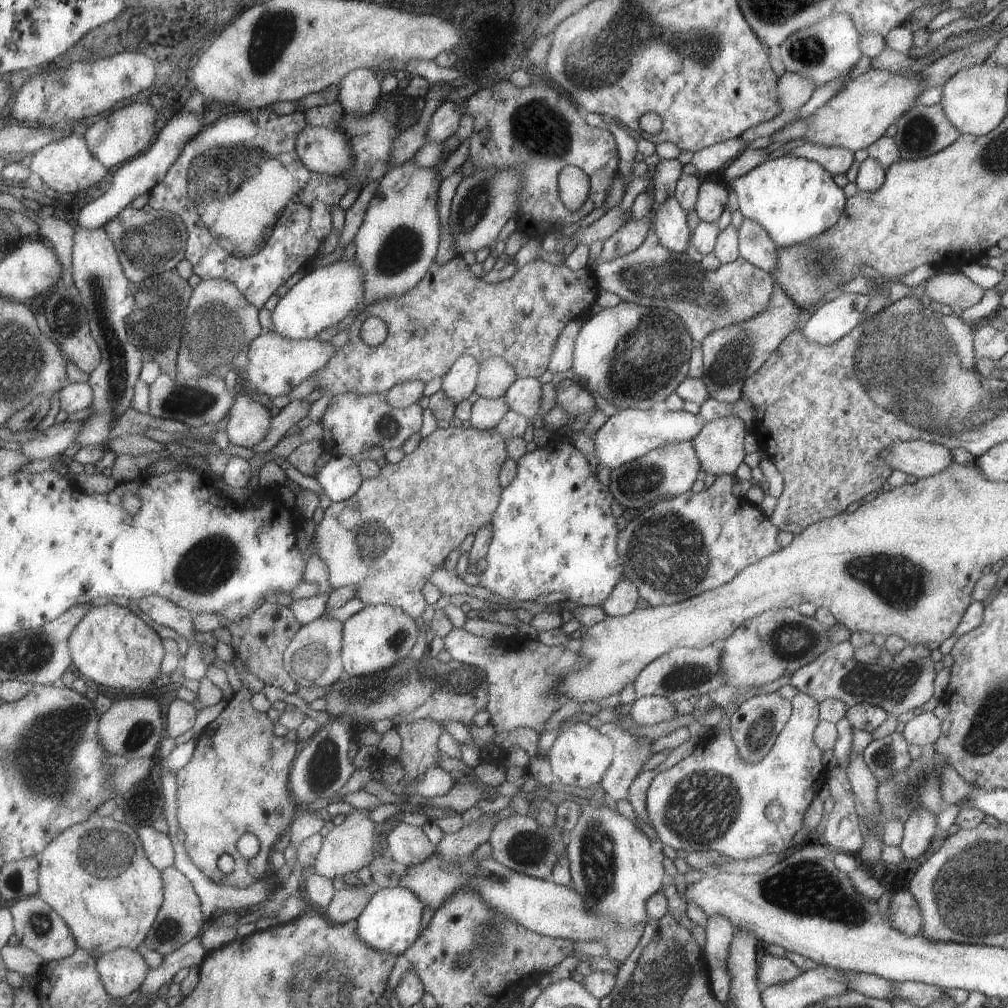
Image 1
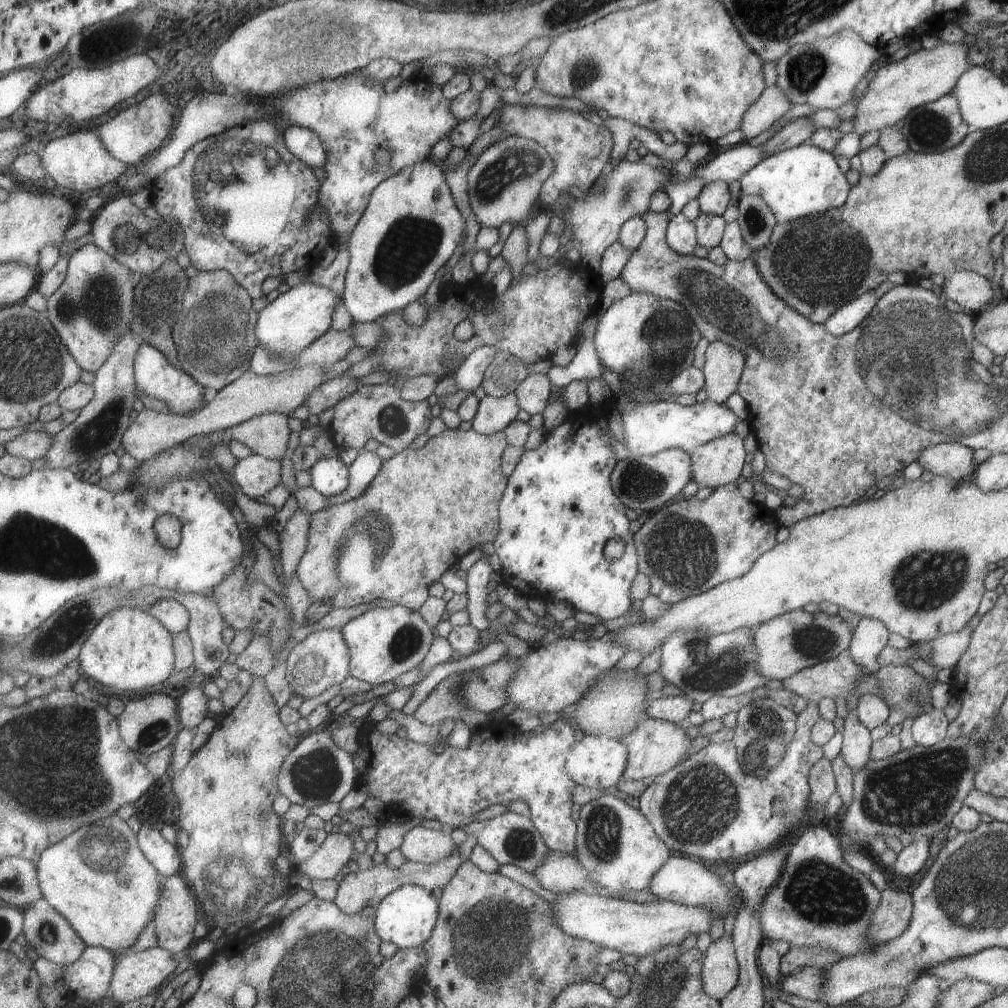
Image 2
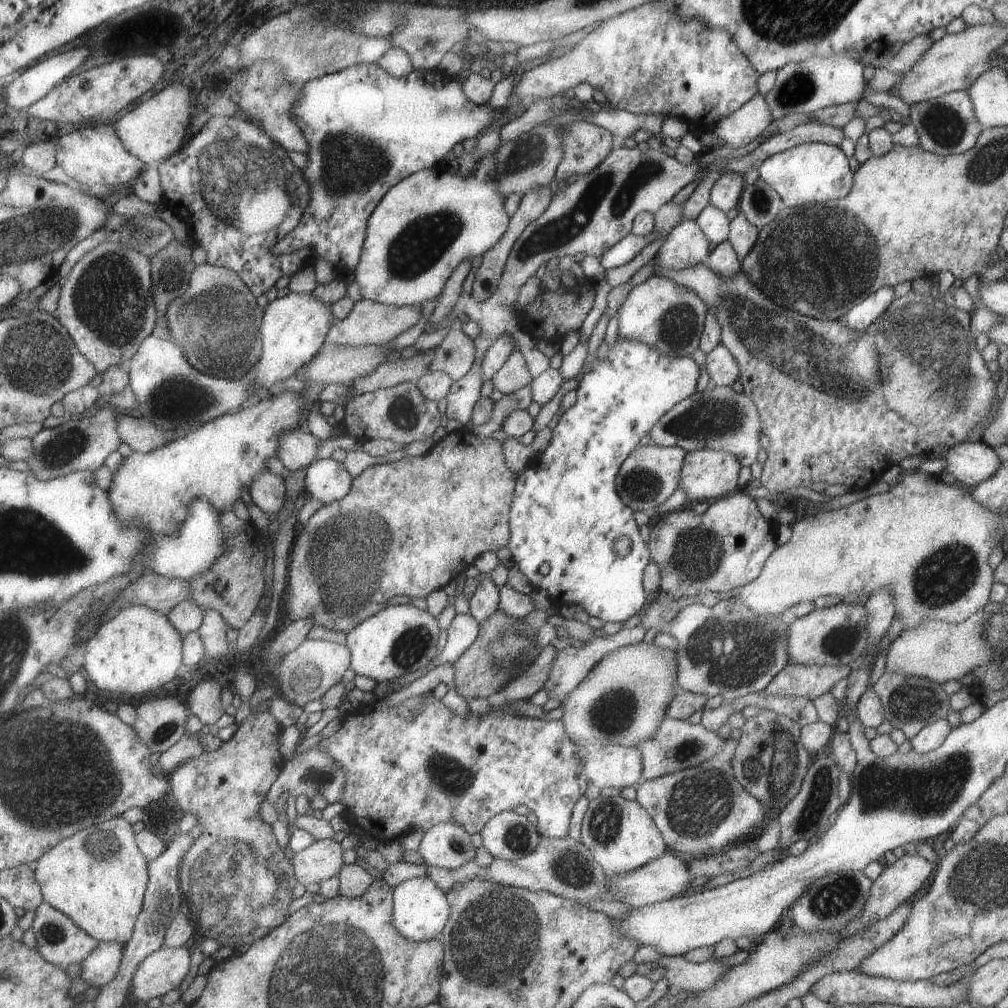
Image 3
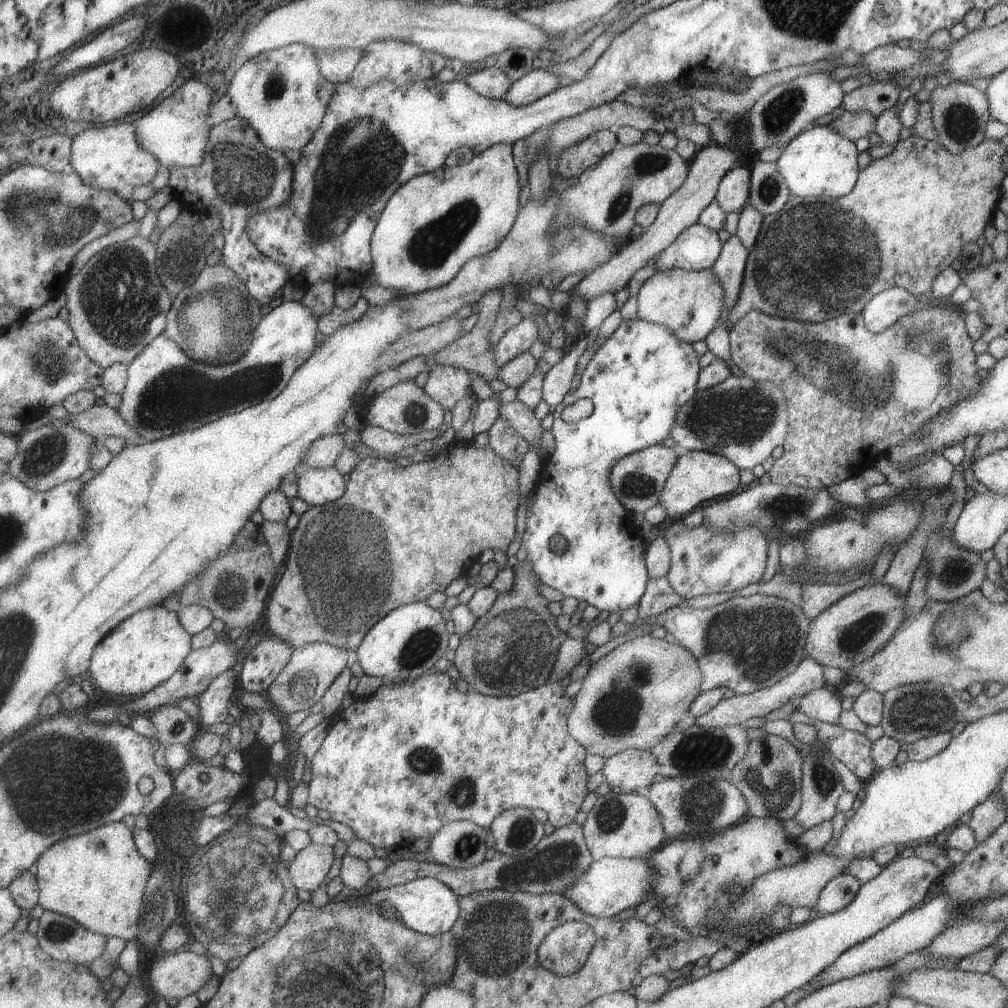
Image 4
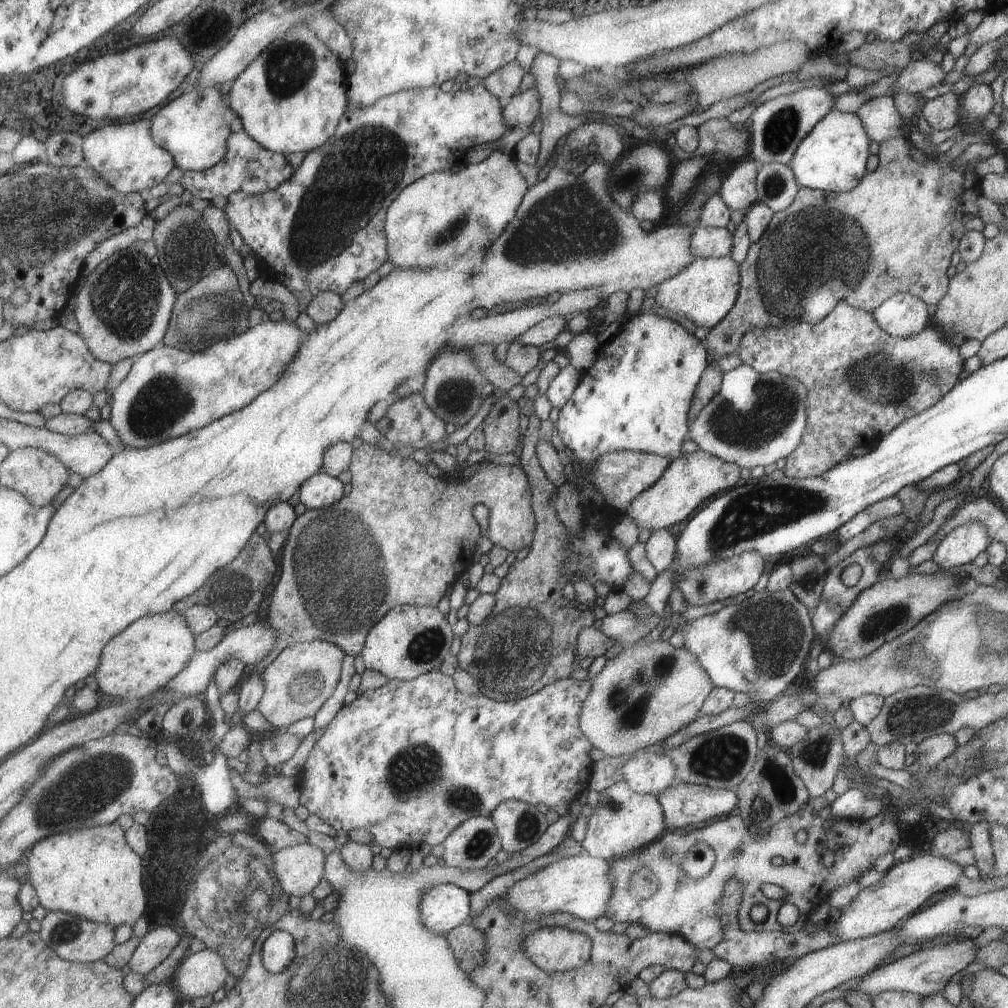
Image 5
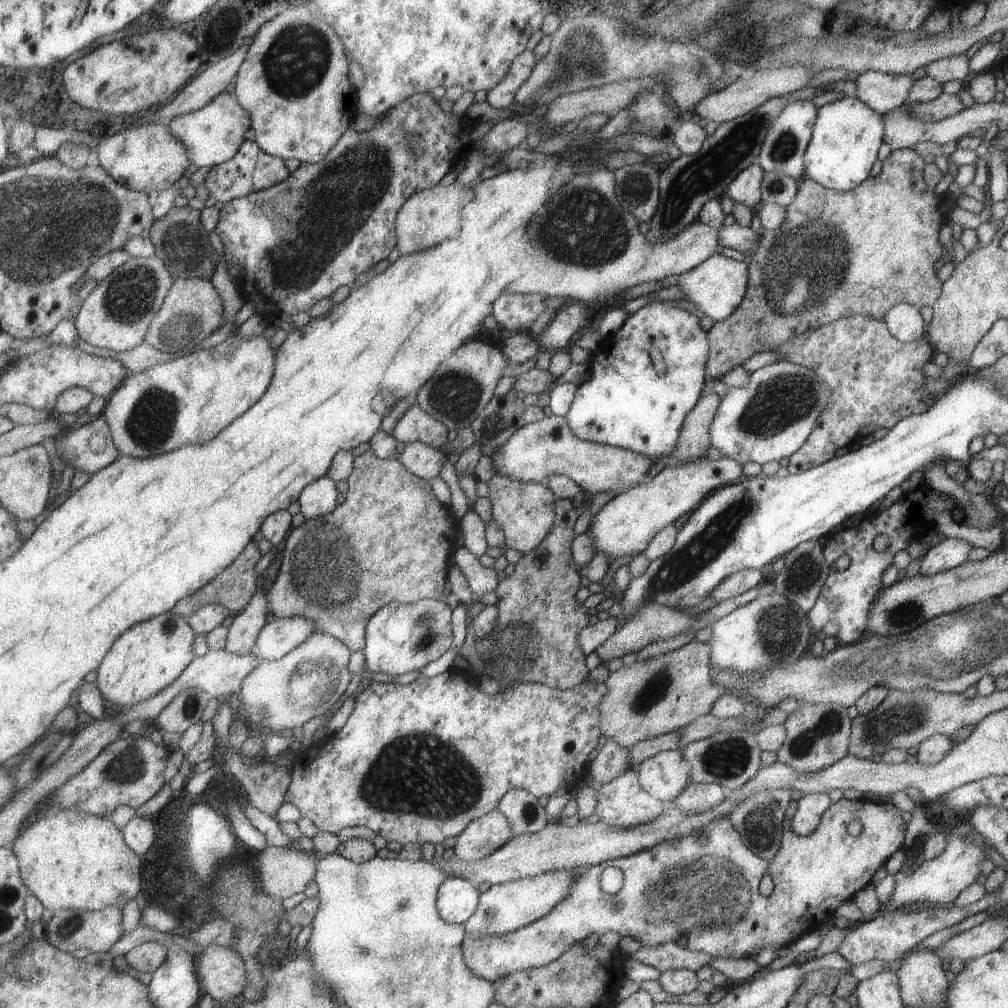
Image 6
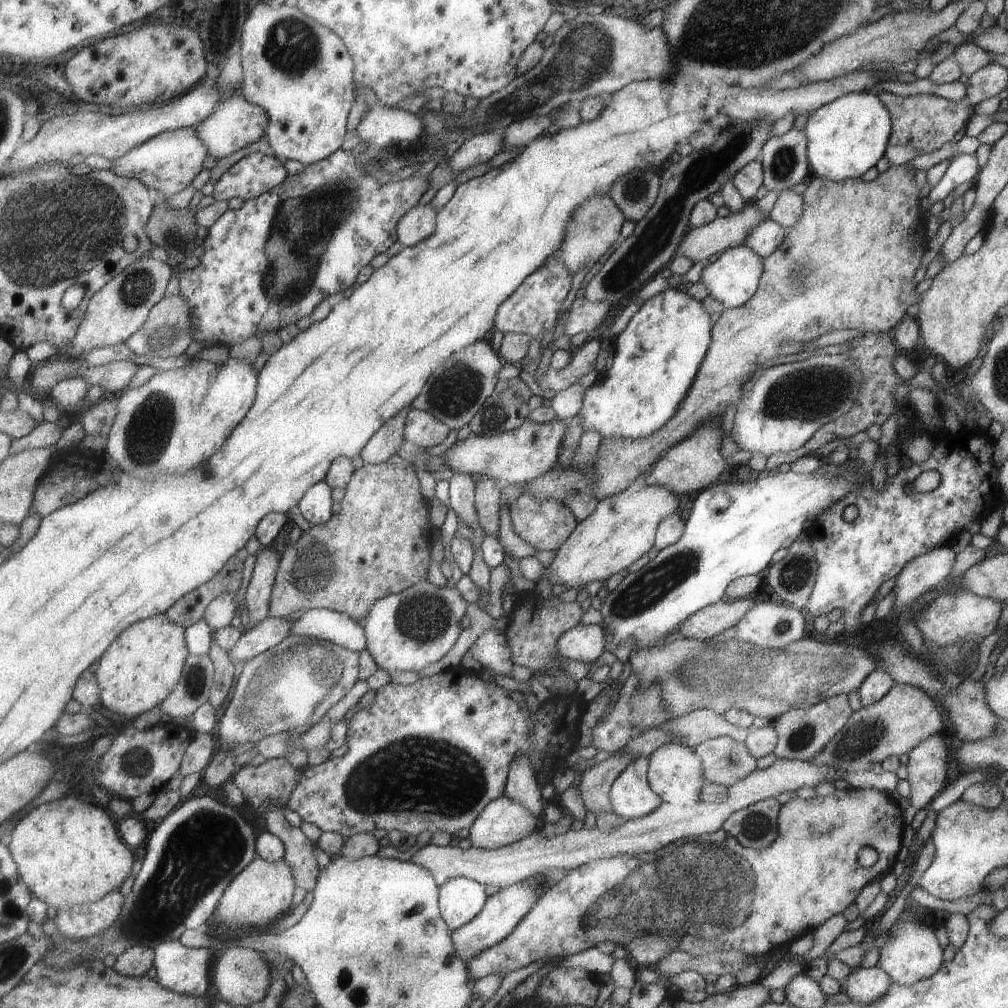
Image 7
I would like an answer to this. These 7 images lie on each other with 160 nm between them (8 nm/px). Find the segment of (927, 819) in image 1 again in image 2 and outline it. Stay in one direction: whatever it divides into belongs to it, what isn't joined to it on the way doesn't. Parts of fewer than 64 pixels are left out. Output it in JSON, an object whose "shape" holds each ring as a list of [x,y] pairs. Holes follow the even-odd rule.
{"shape":[[[913,837],[911,843],[904,846],[903,849],[896,854],[896,859],[892,864],[894,874],[898,878],[905,878],[905,876],[911,876],[917,874],[923,866],[925,866],[925,860],[927,860],[928,854],[928,837]]]}

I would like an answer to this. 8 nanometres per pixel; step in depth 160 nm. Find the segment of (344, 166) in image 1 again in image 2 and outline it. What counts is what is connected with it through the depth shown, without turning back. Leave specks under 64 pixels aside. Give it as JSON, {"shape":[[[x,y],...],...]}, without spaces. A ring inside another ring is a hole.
{"shape":[[[291,125],[285,132],[285,142],[289,150],[308,166],[325,168],[329,154],[317,132]]]}

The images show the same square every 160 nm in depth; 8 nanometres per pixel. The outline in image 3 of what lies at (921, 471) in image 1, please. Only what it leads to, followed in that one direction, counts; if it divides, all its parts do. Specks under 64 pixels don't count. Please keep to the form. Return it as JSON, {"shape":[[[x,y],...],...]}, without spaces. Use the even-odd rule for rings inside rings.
{"shape":[[[981,440],[974,443],[957,443],[951,446],[945,457],[946,472],[952,474],[965,488],[973,488],[976,484],[987,480],[1001,462],[993,450]]]}

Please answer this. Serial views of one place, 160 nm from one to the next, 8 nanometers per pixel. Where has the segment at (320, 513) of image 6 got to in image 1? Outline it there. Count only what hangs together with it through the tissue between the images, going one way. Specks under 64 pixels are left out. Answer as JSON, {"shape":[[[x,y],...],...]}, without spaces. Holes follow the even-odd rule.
{"shape":[[[332,456],[316,476],[323,492],[333,503],[351,498],[364,484],[365,478],[358,463],[357,458],[350,456]]]}

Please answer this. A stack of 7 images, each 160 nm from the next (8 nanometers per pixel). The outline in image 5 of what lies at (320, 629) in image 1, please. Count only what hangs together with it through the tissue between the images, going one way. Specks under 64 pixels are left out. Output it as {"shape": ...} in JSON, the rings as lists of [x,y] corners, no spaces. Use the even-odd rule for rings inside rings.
{"shape":[[[319,639],[293,643],[284,648],[261,673],[265,688],[258,706],[259,712],[275,730],[286,729],[308,716],[313,718],[339,688],[347,656],[340,646]]]}

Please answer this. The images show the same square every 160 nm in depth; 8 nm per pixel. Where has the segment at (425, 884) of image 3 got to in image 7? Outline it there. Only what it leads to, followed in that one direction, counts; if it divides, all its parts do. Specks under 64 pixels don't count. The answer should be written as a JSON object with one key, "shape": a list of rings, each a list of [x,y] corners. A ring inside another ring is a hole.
{"shape":[[[469,877],[452,878],[440,886],[440,909],[451,930],[469,924],[488,904],[485,885]]]}

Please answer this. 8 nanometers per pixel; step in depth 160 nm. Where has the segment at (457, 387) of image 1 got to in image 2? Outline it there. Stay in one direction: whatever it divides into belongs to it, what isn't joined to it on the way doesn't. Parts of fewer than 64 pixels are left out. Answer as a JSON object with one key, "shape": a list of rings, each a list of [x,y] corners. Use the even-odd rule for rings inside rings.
{"shape":[[[485,345],[472,352],[458,370],[458,373],[453,376],[463,390],[475,390],[482,386],[485,380],[487,369],[494,363],[498,348]]]}

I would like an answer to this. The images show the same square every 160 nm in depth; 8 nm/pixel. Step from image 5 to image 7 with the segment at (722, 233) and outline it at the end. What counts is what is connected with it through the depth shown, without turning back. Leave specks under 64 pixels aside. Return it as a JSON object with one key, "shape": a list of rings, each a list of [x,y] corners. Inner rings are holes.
{"shape":[[[767,218],[749,231],[748,237],[742,244],[764,259],[779,248],[786,234],[785,230],[787,229]]]}

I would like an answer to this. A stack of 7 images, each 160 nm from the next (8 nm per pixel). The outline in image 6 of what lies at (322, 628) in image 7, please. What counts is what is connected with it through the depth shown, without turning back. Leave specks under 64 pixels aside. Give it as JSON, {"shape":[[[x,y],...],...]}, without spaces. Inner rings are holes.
{"shape":[[[305,615],[277,618],[260,632],[254,652],[262,660],[278,661],[317,632],[316,622]]]}

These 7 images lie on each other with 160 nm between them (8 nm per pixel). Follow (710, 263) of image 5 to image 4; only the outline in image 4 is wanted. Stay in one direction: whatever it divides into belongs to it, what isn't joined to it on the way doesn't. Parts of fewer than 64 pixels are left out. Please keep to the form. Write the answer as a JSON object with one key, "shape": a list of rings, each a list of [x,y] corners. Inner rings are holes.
{"shape":[[[680,268],[657,271],[638,290],[636,318],[666,326],[683,342],[705,338],[724,312],[724,290],[710,268],[686,271]]]}

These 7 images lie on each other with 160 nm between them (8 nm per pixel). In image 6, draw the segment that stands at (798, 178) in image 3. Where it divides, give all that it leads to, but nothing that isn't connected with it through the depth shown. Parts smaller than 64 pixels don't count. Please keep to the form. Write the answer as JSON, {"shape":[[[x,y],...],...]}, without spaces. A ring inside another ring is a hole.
{"shape":[[[844,96],[816,108],[812,131],[803,155],[803,176],[828,189],[848,191],[869,177],[869,169],[877,160],[877,150],[883,144],[882,115],[871,110],[857,97]]]}

